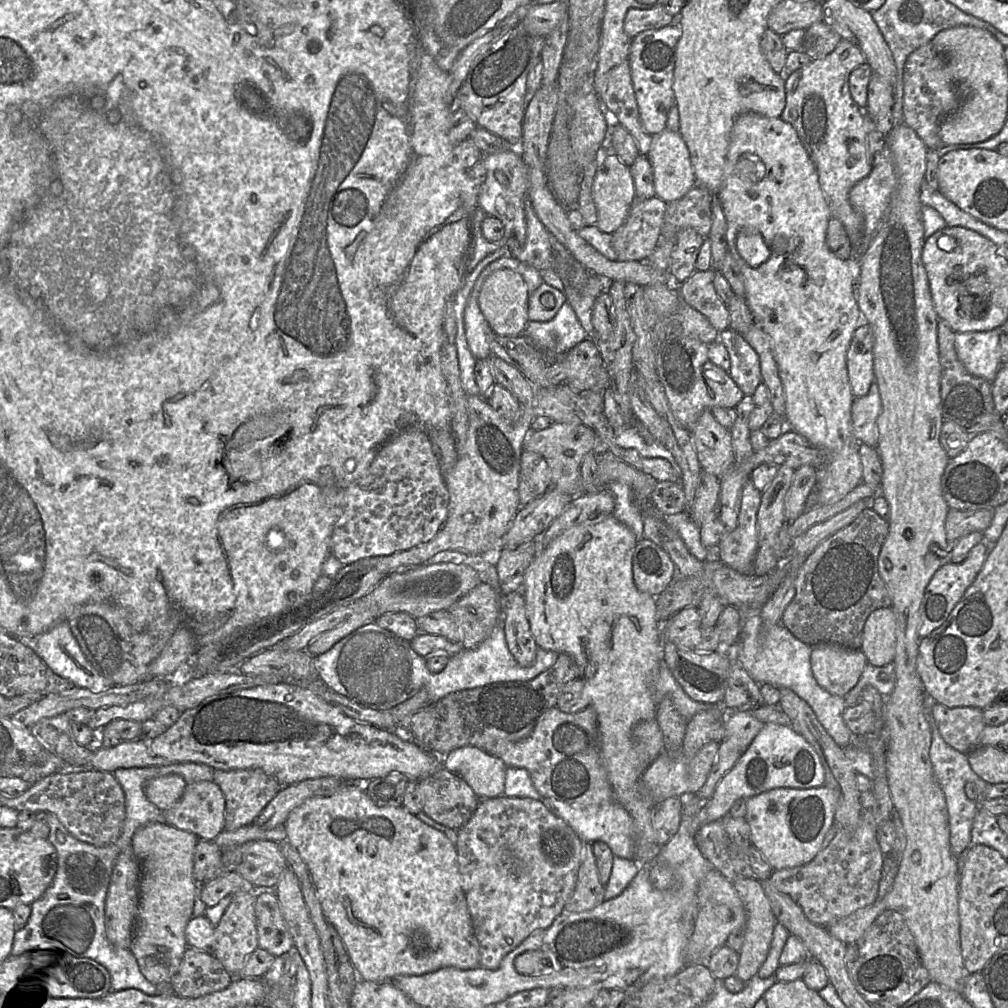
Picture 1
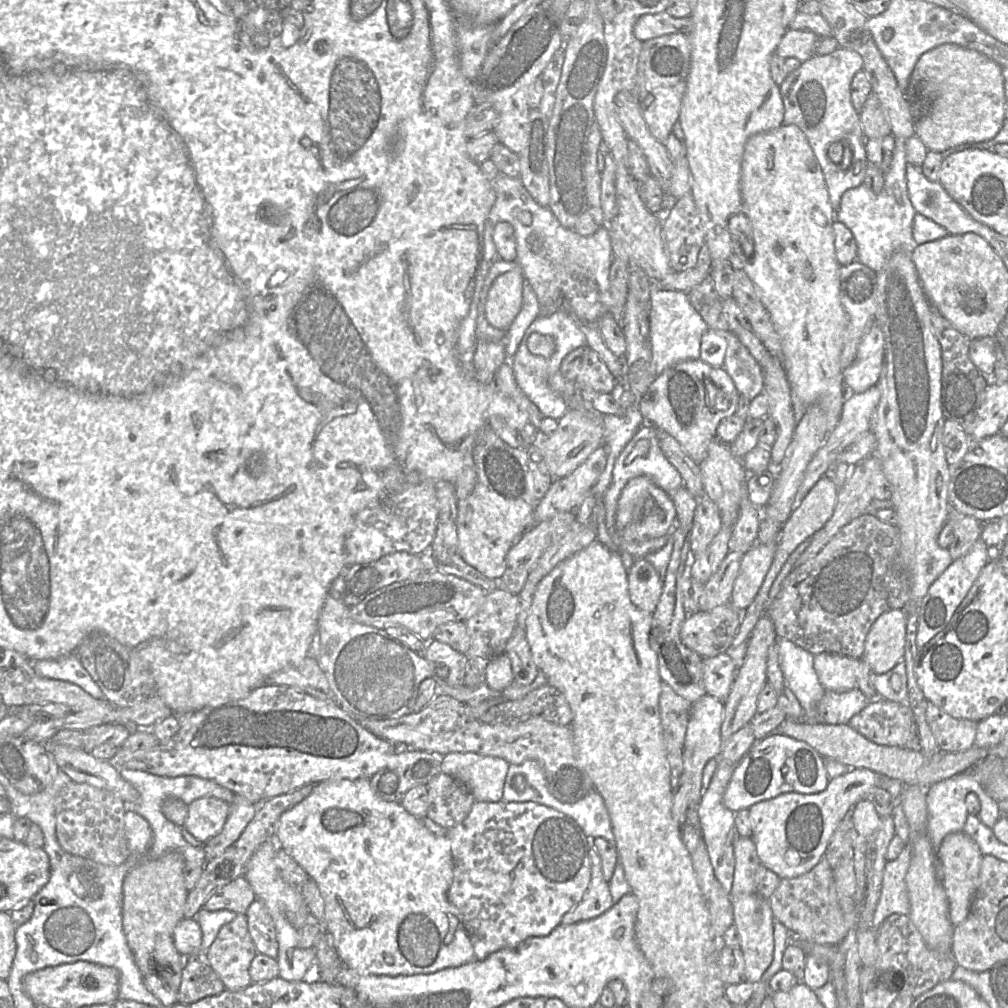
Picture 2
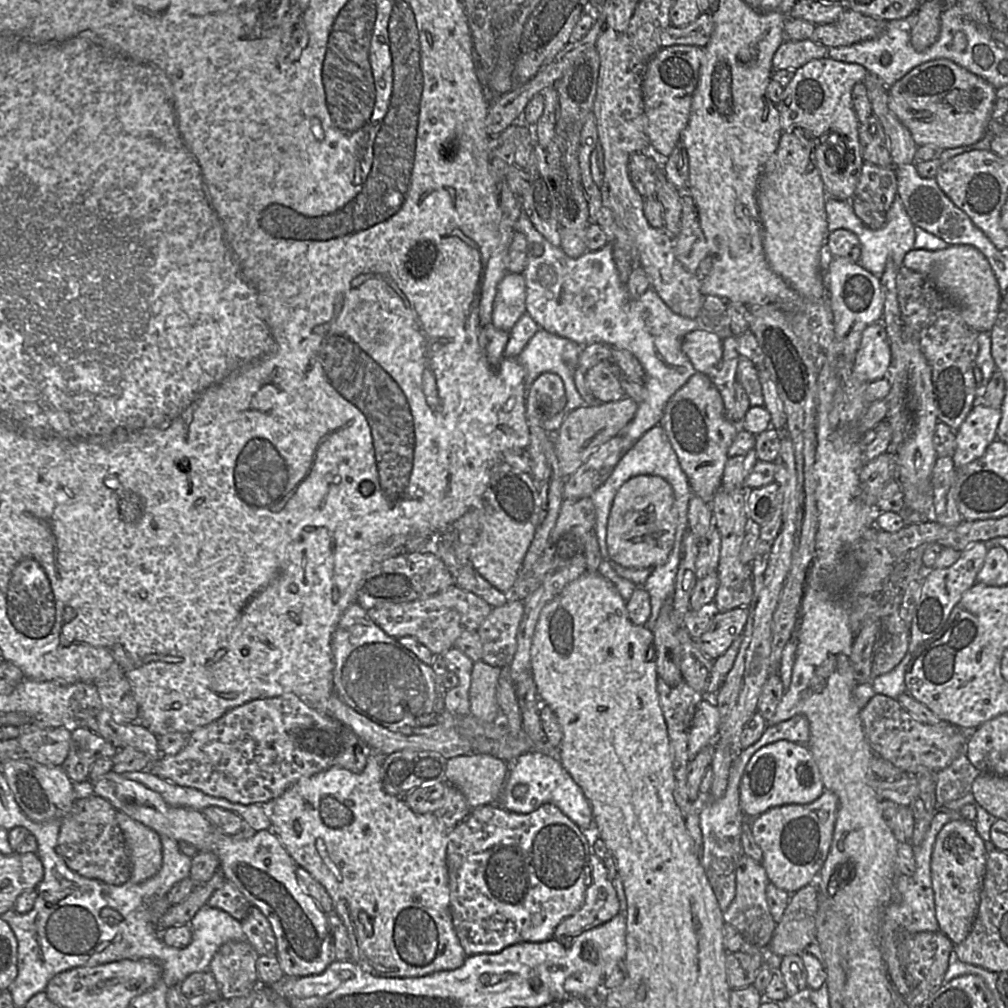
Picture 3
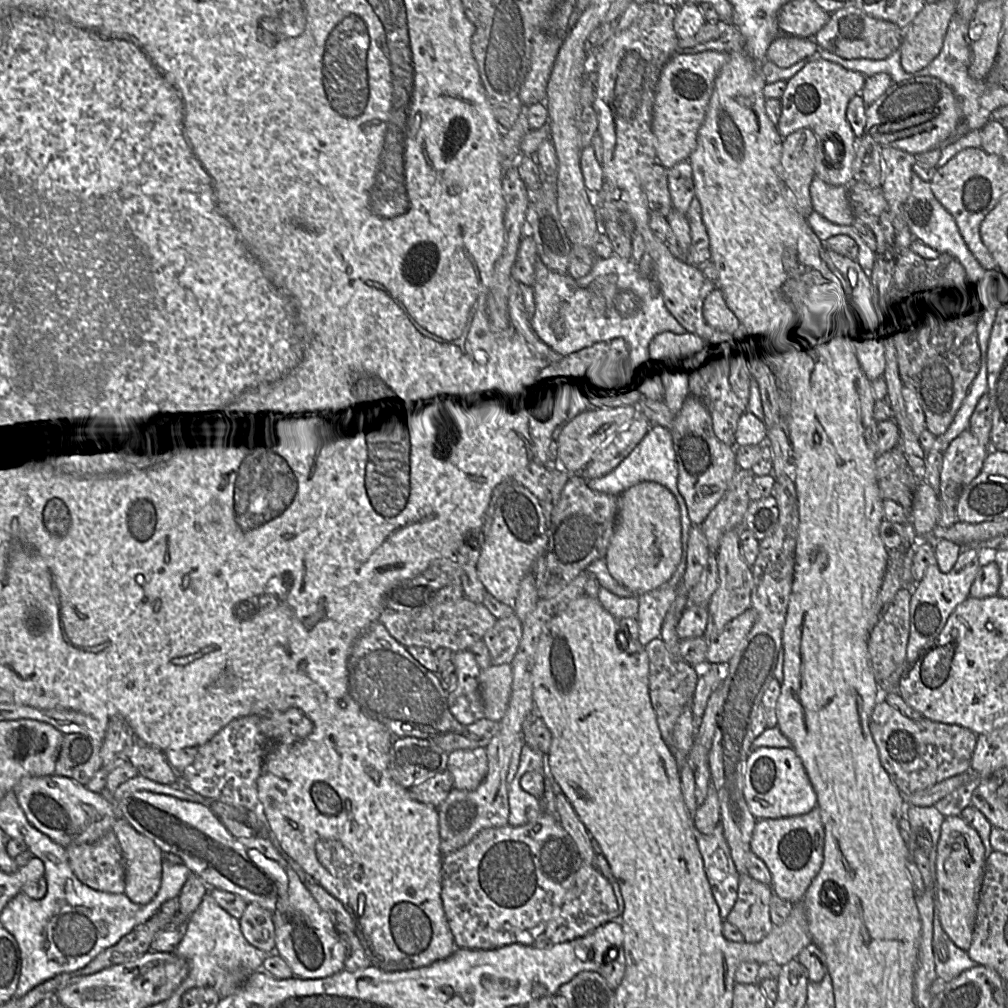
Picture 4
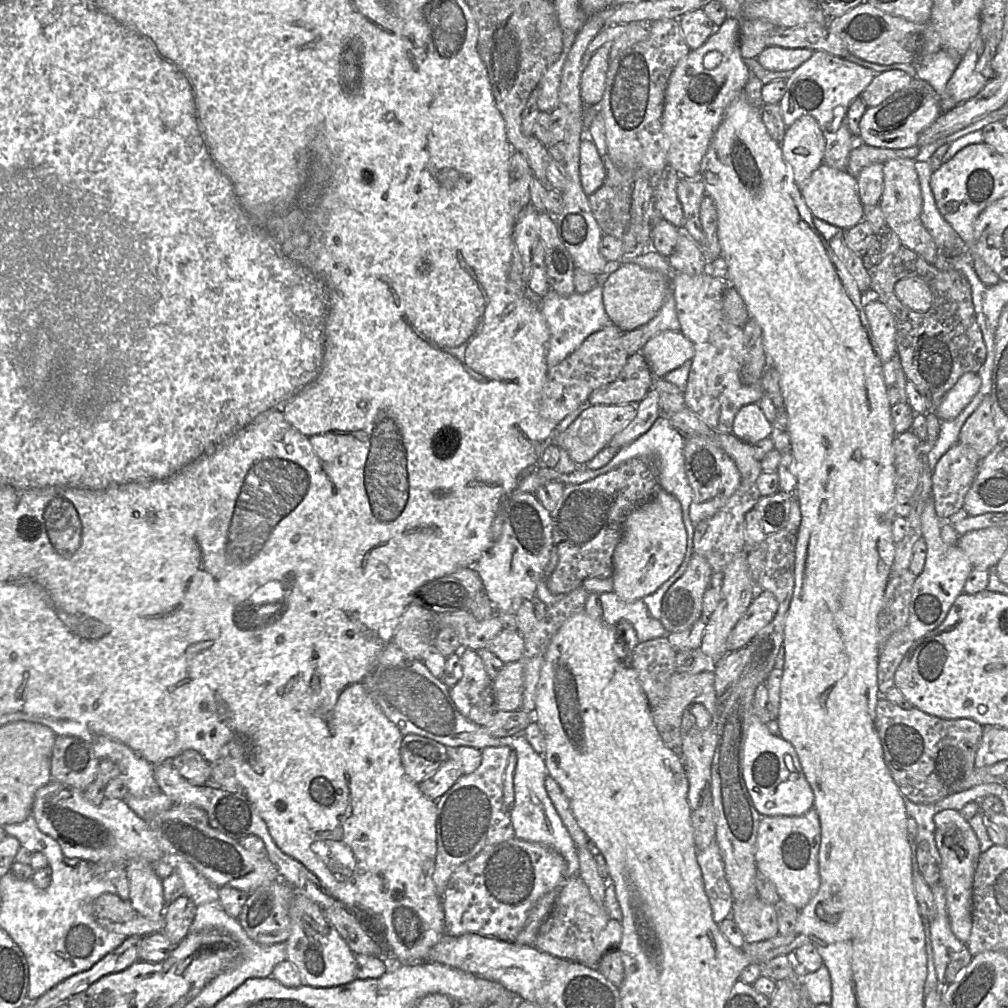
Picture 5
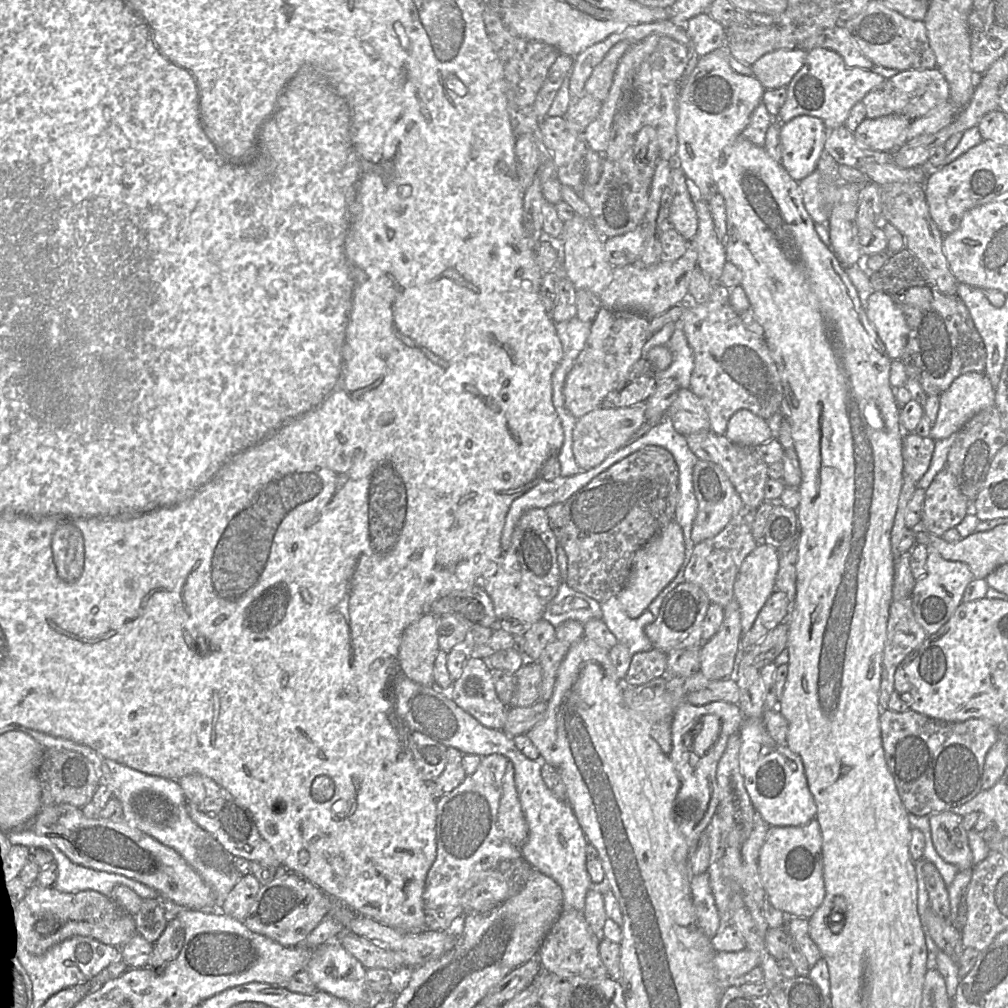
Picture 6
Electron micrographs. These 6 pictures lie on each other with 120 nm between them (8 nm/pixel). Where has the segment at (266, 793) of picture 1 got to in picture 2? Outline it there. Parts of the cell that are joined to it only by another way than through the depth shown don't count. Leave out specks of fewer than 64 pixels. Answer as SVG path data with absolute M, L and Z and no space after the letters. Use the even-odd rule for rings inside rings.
M239 795L233 796L233 802L229 806L230 812L222 830L203 844L206 862L217 858L232 845L257 811L256 804Z

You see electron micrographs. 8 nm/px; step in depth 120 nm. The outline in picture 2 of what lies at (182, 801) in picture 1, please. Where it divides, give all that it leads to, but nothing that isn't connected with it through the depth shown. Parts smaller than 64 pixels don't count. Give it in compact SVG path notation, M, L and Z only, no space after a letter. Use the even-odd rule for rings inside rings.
M214 797L198 798L188 806L183 827L204 844L222 830L229 812L230 806L223 800Z

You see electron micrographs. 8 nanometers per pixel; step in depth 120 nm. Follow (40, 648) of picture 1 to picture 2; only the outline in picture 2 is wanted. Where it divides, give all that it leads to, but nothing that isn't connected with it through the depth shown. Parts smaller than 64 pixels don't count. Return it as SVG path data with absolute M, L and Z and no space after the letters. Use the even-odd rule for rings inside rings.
M77 653L58 659L35 661L34 670L40 677L70 682L81 687L95 699L104 698L103 692L84 668Z

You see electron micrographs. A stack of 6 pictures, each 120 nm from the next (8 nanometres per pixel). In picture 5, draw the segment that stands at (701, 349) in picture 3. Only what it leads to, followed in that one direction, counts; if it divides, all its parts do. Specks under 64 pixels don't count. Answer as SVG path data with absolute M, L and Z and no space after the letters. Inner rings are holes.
M665 330L651 337L640 353L654 376L663 378L686 361L691 361L695 349L693 343L680 331Z

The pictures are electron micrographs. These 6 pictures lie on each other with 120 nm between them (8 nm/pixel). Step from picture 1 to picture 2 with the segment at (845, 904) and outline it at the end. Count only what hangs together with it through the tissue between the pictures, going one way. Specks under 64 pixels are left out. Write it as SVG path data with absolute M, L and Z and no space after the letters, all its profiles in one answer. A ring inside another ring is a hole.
M823 857L809 872L795 878L780 879L780 883L769 897L775 921L783 924L793 936L793 940L803 940L817 944L838 945L848 934L855 929L861 909L858 912L843 912L838 899L837 890L833 879L832 869Z

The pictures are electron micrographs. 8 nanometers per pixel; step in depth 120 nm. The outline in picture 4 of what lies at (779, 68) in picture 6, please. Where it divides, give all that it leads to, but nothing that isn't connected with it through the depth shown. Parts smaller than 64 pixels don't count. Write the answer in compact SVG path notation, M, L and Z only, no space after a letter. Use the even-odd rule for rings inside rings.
M779 34L767 49L767 58L779 67L789 67L808 57L818 55L819 46L813 38Z

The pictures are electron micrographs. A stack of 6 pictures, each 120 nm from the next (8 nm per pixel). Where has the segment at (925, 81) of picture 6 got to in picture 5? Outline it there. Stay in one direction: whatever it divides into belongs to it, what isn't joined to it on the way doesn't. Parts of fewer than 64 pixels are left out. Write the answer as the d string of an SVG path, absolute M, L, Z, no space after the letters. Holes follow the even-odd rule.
M898 69L878 73L862 92L861 99L867 107L878 106L894 93L908 86L912 78Z

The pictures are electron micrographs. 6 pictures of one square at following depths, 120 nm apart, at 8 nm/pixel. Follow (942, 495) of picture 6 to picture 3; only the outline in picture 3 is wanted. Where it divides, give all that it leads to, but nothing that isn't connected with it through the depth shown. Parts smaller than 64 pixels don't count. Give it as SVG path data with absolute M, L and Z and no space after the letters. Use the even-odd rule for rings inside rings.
M983 403L973 407L956 430L956 449L952 461L957 470L984 455L989 445L997 439L1000 419L1000 408L994 409Z

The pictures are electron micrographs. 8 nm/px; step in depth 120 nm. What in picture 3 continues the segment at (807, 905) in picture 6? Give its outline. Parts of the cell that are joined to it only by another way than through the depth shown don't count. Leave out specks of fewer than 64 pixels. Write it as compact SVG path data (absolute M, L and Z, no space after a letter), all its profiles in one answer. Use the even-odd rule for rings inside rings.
M824 790L822 795L809 804L786 804L770 808L755 818L748 818L753 837L763 855L762 865L769 882L777 888L793 894L808 884L813 884L827 858L833 839L839 801L835 793Z

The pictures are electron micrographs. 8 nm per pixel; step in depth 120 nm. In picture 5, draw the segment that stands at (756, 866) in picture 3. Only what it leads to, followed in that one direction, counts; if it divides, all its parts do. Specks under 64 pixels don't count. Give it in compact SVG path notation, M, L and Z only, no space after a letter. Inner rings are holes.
M758 896L733 902L730 916L742 932L745 943L756 943L778 935L778 922L773 905Z

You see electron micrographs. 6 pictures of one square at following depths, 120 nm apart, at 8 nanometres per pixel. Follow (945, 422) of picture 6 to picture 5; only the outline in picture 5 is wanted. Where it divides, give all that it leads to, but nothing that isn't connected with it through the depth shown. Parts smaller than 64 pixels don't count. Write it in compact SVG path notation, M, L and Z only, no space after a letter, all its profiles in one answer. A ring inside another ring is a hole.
M968 372L962 375L938 406L938 419L948 421L956 418L978 393L980 387L981 379L977 373Z

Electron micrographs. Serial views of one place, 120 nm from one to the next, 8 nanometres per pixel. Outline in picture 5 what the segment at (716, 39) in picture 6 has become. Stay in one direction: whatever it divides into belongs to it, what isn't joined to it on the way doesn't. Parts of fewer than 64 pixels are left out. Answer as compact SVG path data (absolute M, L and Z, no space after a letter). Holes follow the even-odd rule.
M703 8L689 11L679 17L682 35L691 50L702 46L716 30Z

